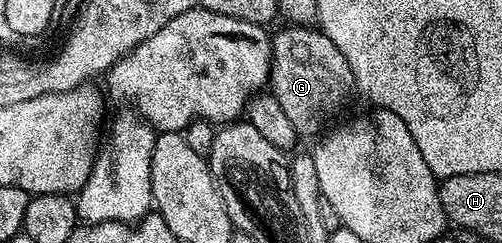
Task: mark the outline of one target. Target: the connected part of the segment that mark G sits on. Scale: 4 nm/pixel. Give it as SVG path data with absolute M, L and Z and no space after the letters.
M310 26L282 27L271 38L270 93L281 104L285 116L300 135L315 134L326 118L331 118L343 106L343 94L355 90L355 77L337 44L323 34L322 29Z

